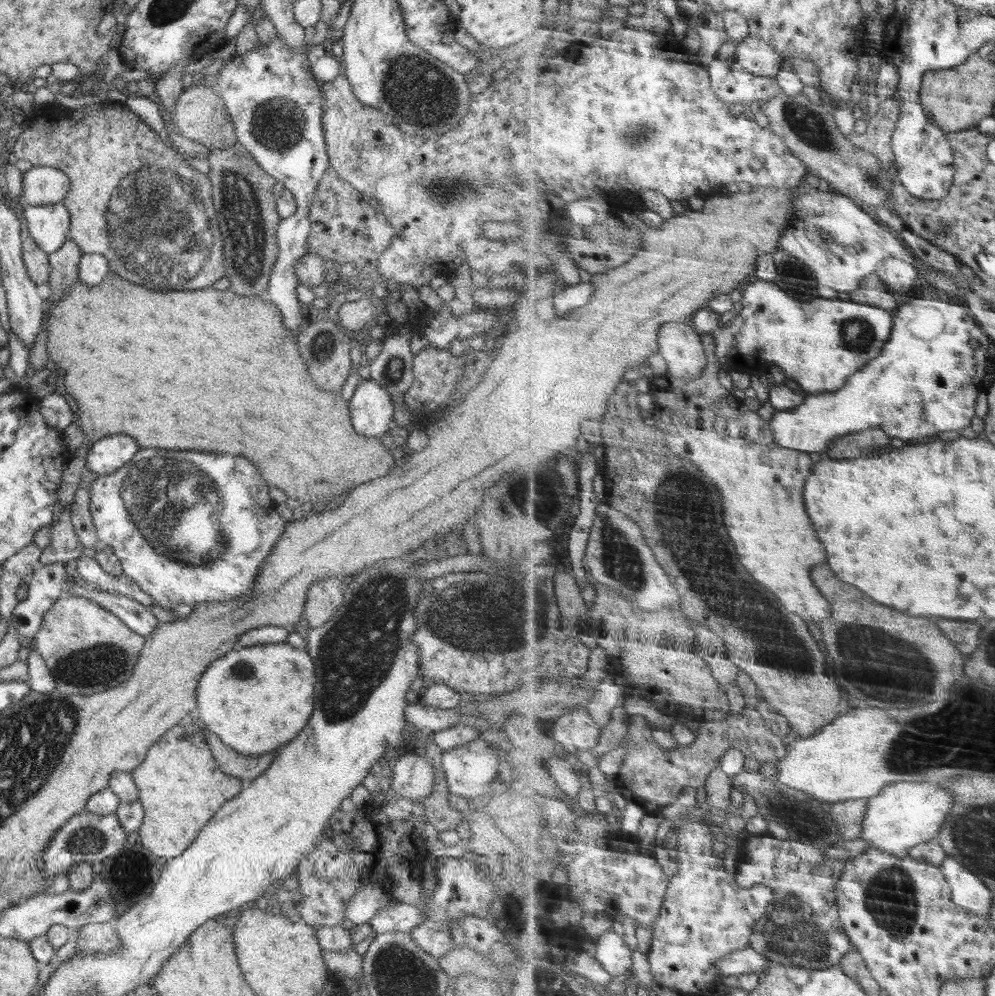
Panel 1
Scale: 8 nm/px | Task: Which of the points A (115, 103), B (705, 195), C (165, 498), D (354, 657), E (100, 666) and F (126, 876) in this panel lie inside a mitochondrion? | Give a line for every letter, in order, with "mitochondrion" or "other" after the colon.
A: other
B: other
C: mitochondrion
D: mitochondrion
E: mitochondrion
F: mitochondrion

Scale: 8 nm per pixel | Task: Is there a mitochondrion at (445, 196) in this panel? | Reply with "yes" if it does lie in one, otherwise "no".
yes

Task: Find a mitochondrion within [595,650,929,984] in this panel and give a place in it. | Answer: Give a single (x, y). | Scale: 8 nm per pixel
(793, 931)

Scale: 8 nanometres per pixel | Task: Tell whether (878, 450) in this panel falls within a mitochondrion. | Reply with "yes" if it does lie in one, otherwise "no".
no

